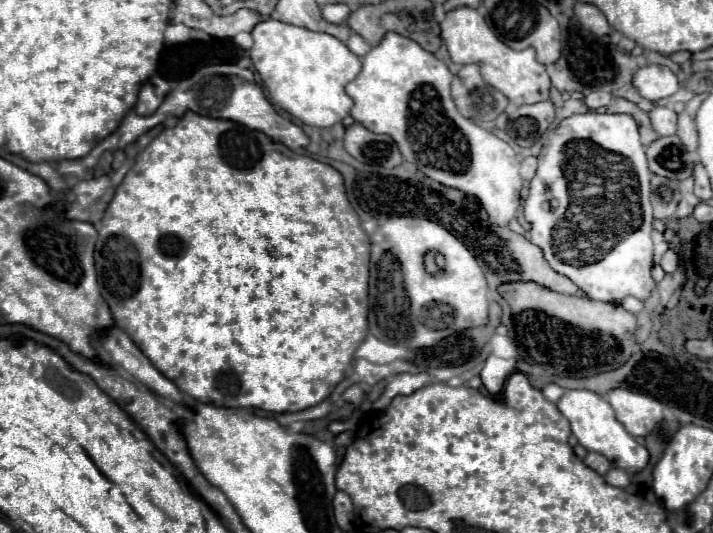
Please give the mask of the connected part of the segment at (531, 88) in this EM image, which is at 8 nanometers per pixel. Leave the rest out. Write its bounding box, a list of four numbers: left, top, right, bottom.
[440,8,550,106]

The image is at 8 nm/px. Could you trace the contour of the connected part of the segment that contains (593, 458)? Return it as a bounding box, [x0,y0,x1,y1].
[584,452,612,476]

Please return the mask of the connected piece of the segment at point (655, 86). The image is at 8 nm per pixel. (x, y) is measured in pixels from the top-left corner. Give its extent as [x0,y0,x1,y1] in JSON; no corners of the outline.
[634,66,680,100]

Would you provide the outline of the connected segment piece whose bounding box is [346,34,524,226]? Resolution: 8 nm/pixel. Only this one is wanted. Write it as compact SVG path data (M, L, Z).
M384 34L378 46L374 46L366 56L358 58L362 60L362 70L346 86L346 92L354 100L350 112L352 118L376 134L392 136L406 162L416 164L420 172L444 186L458 188L464 194L476 196L486 208L492 224L508 226L510 220L516 218L520 206L520 190L524 184L524 180L520 178L520 160L516 158L516 152L508 142L500 140L498 136L480 128L458 112L450 96L452 72L448 70L448 66L432 52L424 50L418 42L400 34Z

